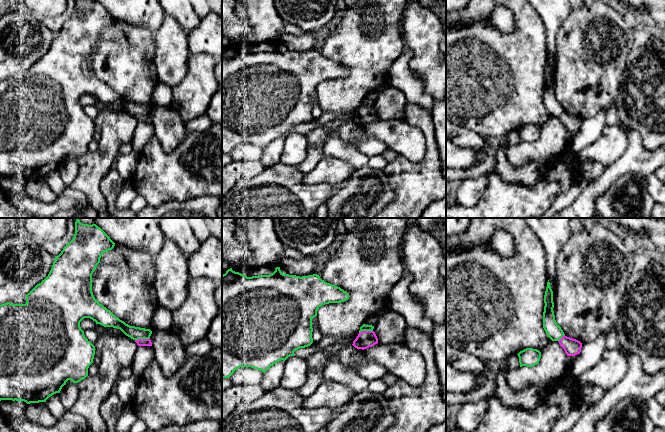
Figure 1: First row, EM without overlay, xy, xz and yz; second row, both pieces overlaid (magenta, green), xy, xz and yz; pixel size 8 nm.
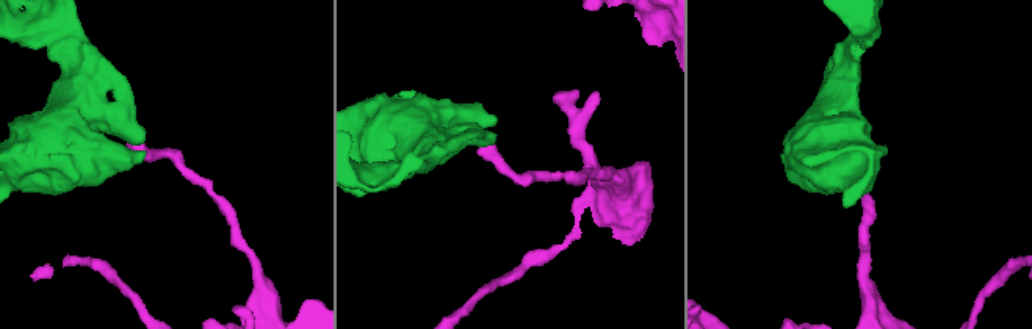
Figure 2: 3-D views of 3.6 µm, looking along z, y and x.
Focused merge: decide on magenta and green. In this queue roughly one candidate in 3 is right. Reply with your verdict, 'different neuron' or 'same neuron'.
different neuron

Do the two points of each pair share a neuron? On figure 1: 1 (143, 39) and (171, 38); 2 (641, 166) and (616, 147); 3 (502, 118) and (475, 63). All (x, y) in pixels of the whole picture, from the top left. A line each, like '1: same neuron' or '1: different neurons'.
1: different neurons
2: different neurons
3: same neuron

